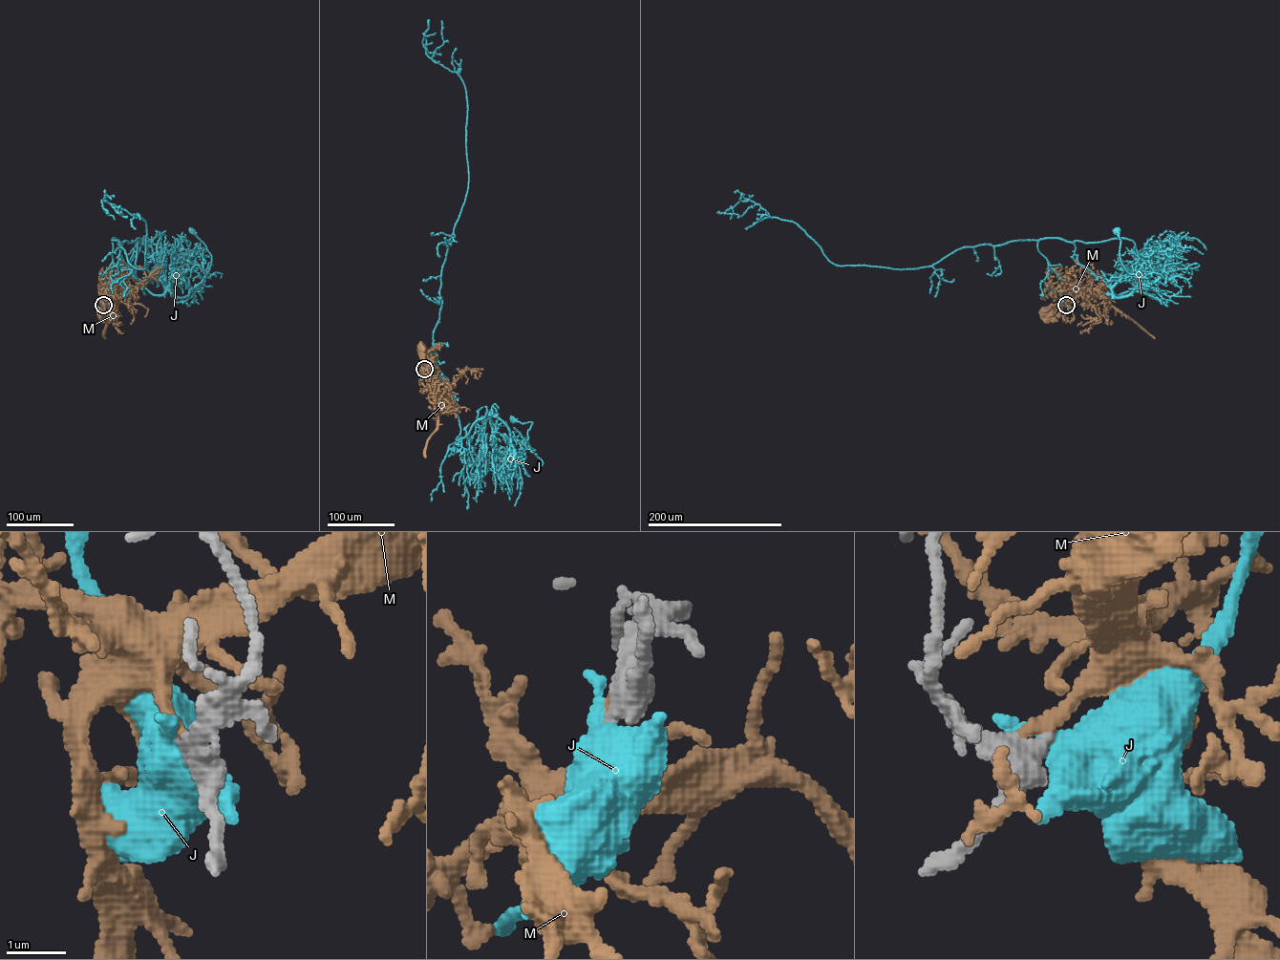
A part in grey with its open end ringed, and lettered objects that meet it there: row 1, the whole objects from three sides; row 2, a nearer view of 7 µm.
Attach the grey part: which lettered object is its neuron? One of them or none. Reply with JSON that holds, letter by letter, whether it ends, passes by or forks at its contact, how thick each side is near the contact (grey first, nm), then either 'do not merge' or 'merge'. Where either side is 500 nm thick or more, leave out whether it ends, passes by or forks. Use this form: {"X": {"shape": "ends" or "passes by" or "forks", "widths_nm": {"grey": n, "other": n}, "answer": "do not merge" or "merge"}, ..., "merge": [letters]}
{"J": {"widths_nm": {"grey": 360, "other": 550}, "answer": "do not merge"}, "M": {"shape": "ends", "widths_nm": {"grey": 360, "other": 170}, "answer": "merge"}, "merge": ["M"]}

